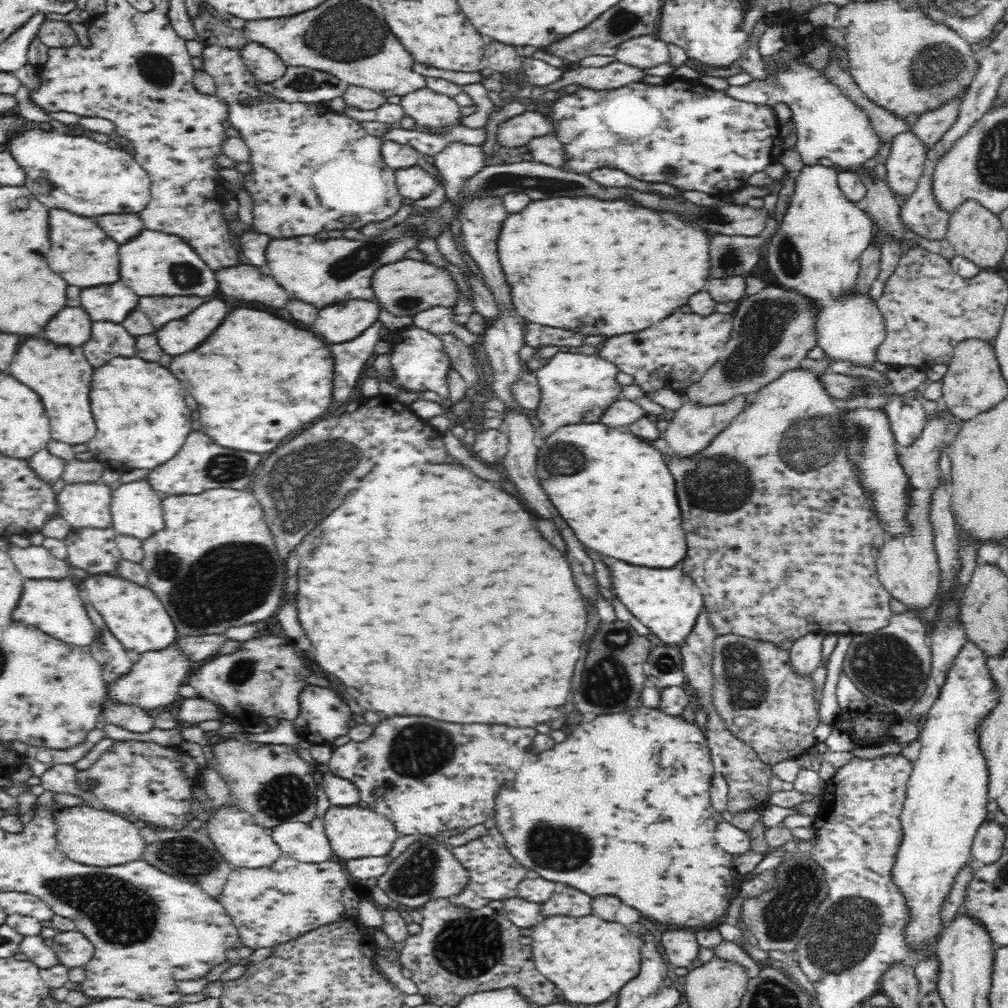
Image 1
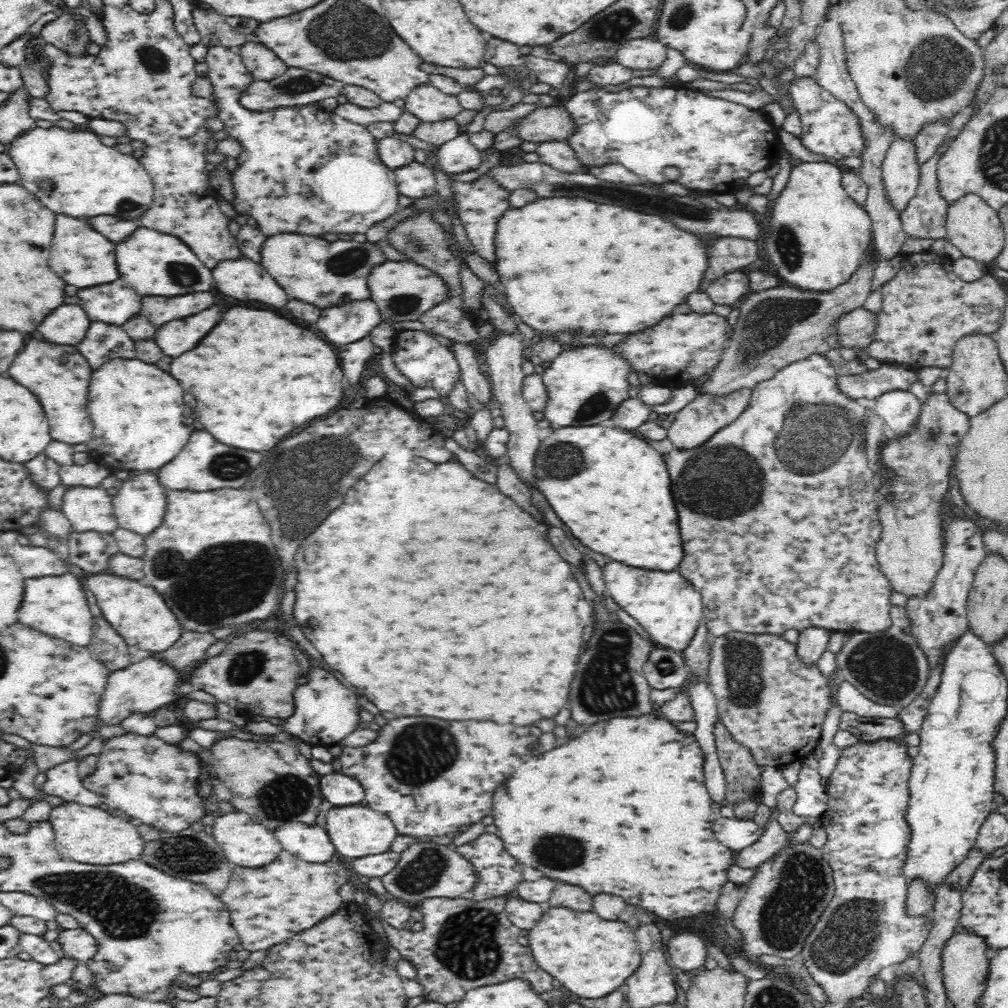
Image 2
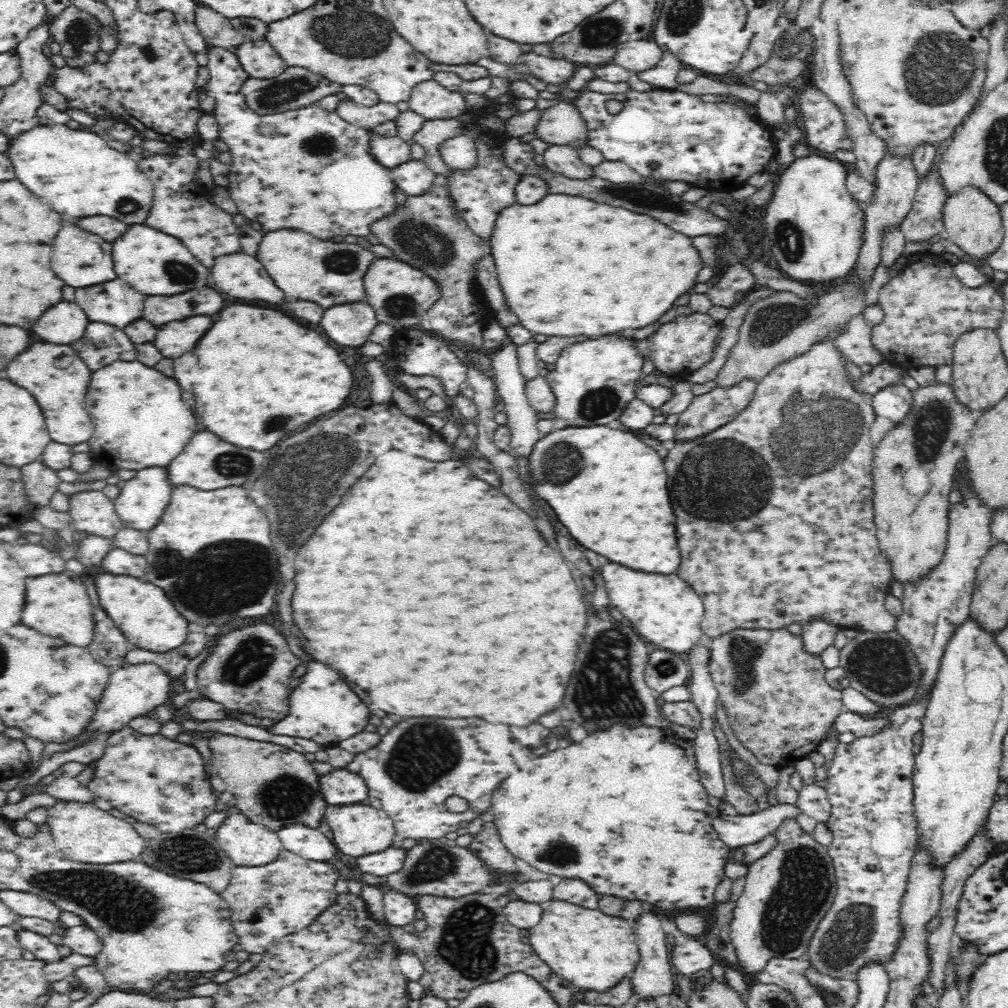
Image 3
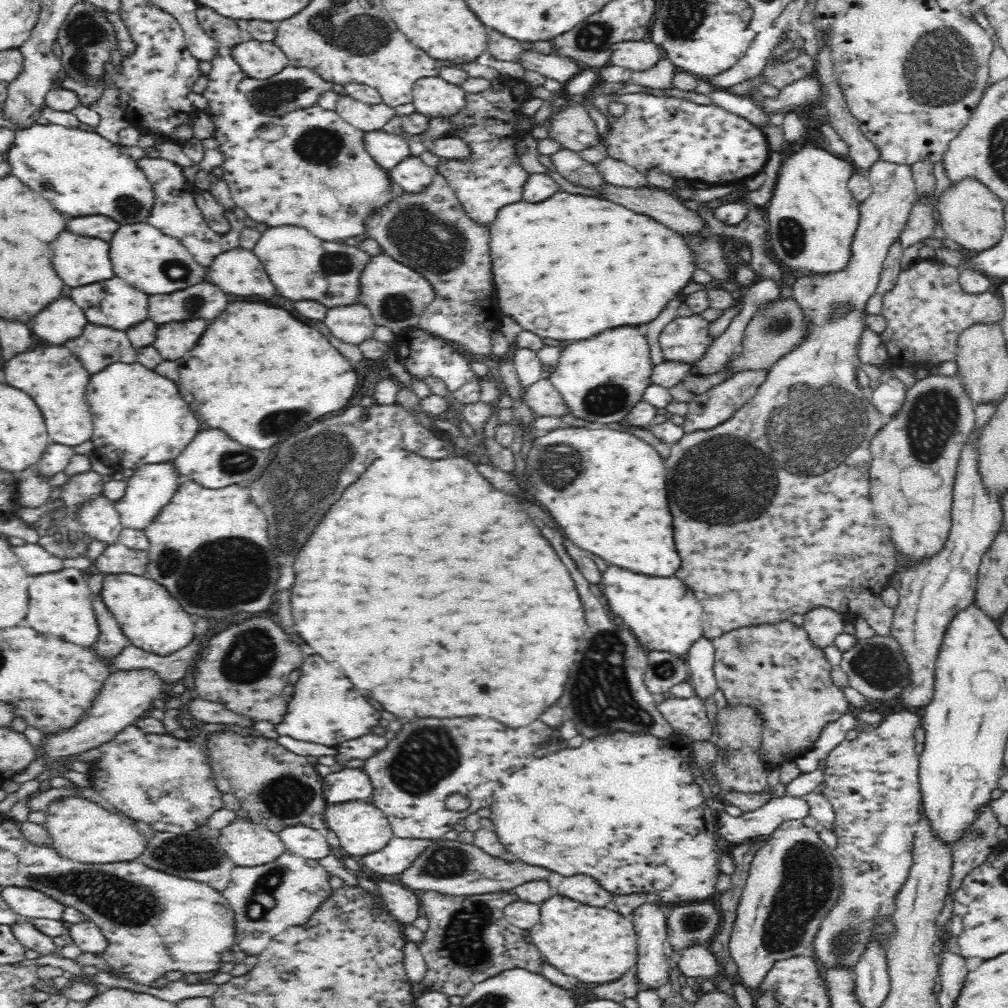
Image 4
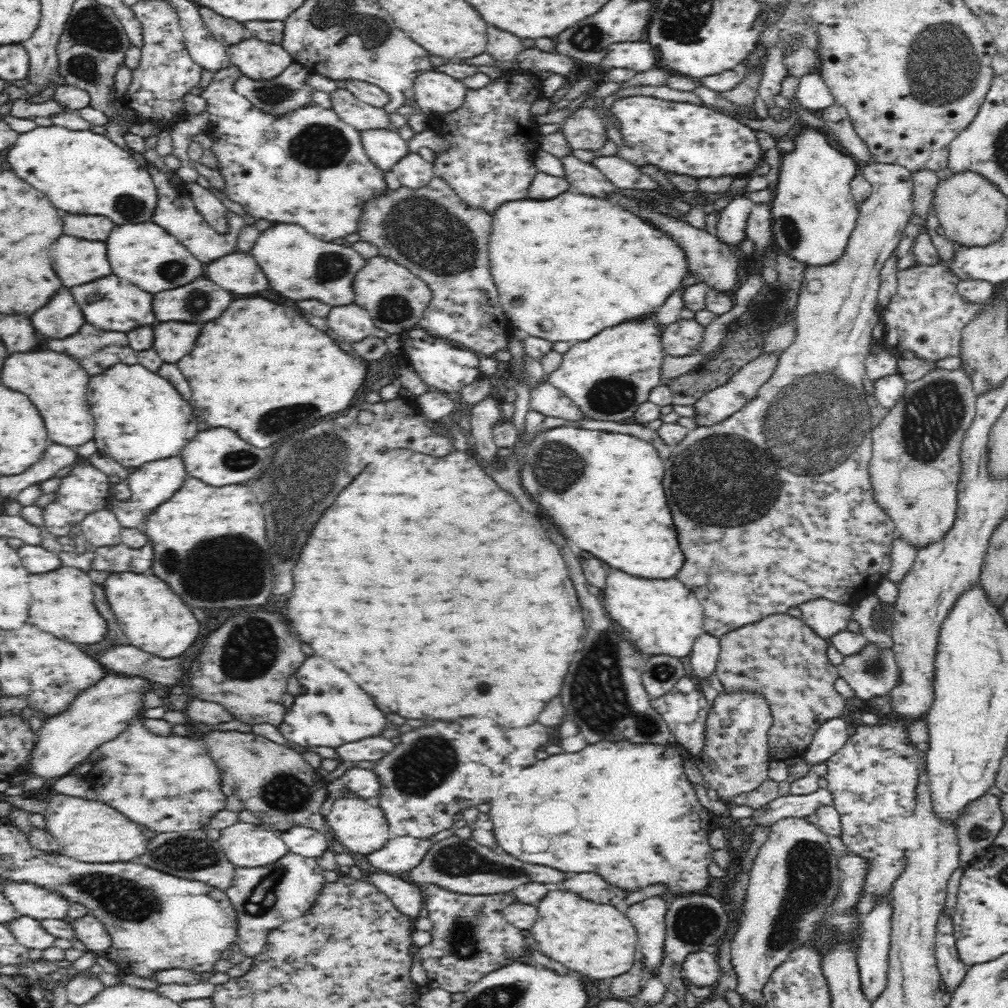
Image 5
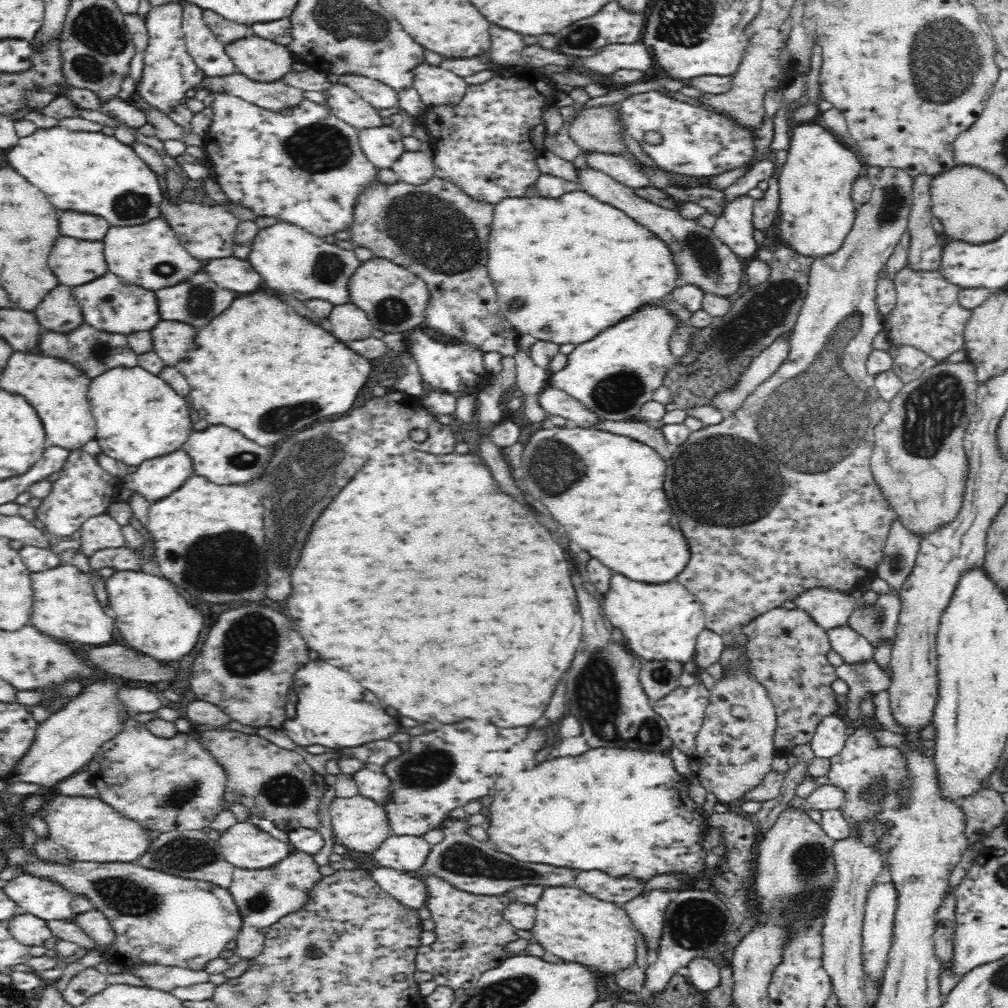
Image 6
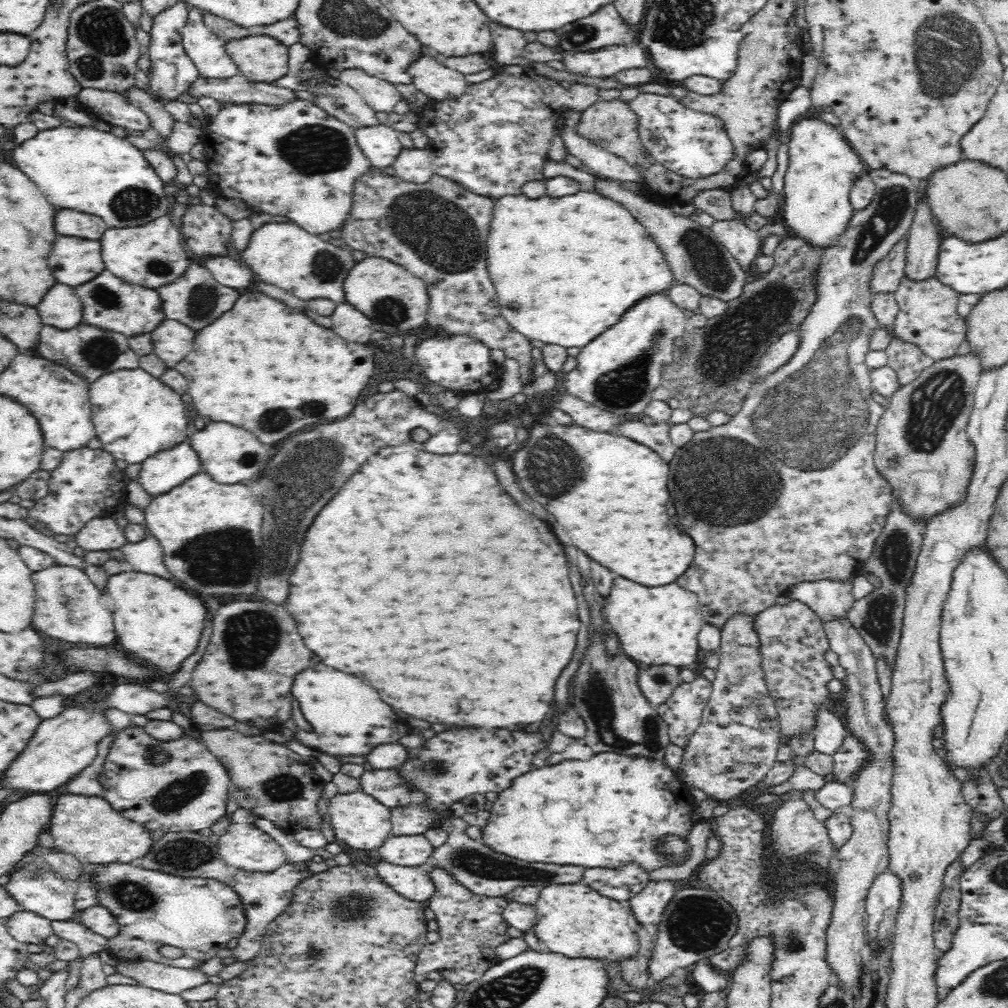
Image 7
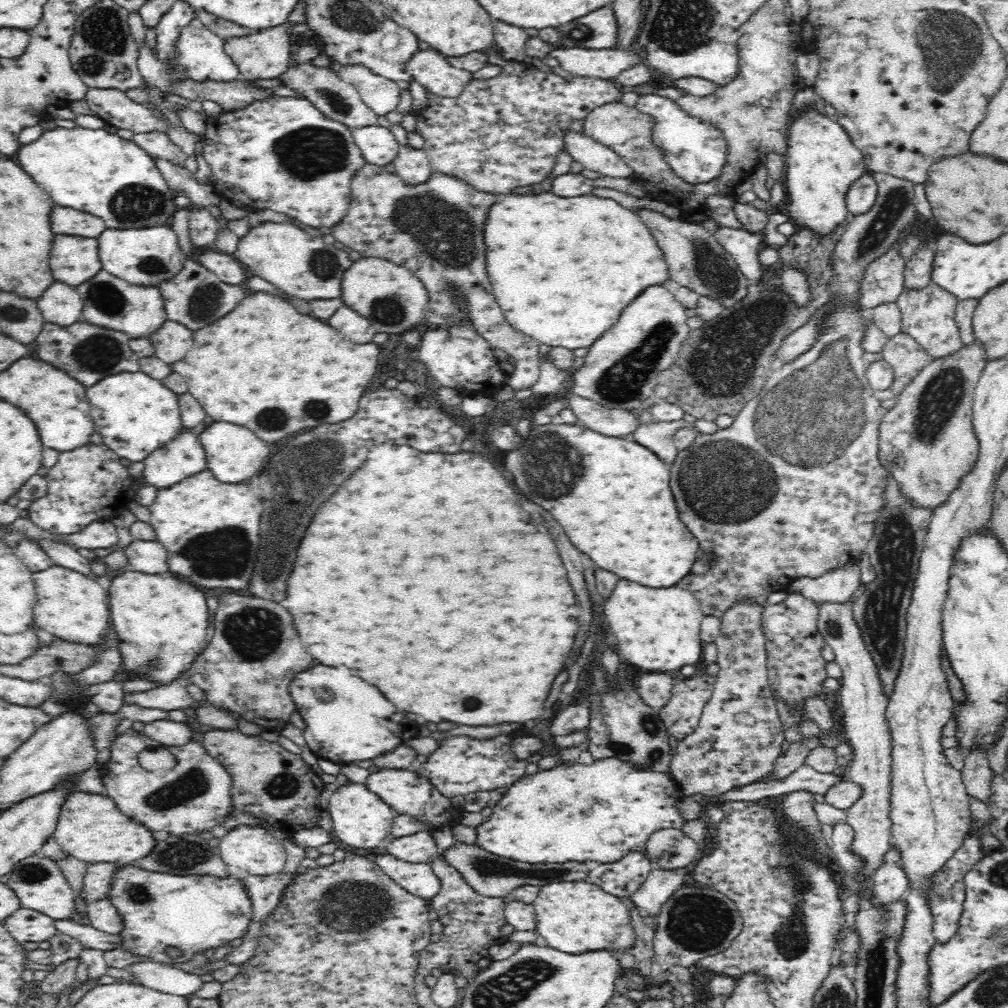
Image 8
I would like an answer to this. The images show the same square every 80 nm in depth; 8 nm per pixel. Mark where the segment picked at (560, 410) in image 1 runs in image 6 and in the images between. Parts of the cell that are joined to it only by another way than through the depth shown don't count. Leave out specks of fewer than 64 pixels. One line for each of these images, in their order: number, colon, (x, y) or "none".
2: (584, 386)
3: (592, 381)
4: (599, 379)
5: (607, 376)
6: (613, 374)

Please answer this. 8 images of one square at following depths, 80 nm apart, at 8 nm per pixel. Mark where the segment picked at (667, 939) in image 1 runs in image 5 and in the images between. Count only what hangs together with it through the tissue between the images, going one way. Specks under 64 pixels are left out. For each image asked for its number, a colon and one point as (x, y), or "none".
2: (686, 951)
3: (690, 957)
4: (695, 960)
5: (700, 968)

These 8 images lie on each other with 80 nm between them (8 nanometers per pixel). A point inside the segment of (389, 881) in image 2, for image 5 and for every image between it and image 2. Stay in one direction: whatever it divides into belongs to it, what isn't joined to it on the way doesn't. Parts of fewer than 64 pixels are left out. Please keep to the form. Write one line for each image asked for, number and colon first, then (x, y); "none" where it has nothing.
3: (439, 867)
4: (449, 867)
5: (458, 865)

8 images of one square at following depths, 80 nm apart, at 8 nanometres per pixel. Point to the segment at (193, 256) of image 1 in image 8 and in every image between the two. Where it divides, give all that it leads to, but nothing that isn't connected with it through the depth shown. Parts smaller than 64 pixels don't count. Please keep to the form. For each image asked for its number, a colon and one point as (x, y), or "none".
2: (154, 264)
3: (154, 263)
4: (138, 252)
5: (146, 256)
6: (150, 255)
7: (150, 255)
8: (147, 256)

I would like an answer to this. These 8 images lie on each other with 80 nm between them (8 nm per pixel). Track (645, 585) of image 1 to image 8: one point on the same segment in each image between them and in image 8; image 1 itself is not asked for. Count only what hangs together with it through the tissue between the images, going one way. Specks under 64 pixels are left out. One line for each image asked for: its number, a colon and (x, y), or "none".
2: (666, 605)
3: (662, 608)
4: (665, 615)
5: (663, 616)
6: (662, 620)
7: (659, 625)
8: (656, 629)

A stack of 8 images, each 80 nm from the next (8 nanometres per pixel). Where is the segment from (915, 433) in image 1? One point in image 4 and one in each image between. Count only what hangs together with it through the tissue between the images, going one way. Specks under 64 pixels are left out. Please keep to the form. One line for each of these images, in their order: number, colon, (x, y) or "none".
2: (901, 410)
3: (894, 402)
4: (888, 397)

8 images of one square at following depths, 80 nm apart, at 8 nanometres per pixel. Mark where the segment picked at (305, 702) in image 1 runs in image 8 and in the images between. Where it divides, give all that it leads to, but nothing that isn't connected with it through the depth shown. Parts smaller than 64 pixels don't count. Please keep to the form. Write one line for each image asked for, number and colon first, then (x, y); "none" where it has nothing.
2: (325, 710)
3: (323, 709)
4: (324, 709)
5: (331, 710)
6: (333, 710)
7: (345, 715)
8: (346, 719)

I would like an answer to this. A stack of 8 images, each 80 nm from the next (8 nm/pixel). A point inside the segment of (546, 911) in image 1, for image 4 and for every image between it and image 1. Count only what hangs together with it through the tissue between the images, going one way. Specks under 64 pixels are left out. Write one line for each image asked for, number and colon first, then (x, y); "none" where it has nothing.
2: (570, 897)
3: (571, 890)
4: (582, 889)

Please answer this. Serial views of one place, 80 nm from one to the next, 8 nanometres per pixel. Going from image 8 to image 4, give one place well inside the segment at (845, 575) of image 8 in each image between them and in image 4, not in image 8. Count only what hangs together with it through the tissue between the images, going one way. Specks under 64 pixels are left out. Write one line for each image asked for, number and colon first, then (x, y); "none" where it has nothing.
4: (822, 625)
5: (825, 618)
6: (829, 609)
7: (829, 600)

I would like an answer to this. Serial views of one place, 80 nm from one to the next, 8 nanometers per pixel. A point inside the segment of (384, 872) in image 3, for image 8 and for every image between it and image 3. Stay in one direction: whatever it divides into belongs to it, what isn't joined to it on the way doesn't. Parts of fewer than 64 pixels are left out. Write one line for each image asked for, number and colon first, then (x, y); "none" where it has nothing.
4: (394, 858)
5: (400, 854)
6: (405, 853)
7: (414, 850)
8: (418, 848)

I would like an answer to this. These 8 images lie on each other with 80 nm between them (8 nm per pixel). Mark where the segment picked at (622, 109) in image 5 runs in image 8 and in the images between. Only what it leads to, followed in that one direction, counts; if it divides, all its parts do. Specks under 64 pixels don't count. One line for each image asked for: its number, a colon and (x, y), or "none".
6: (698, 142)
7: (691, 143)
8: (696, 150)

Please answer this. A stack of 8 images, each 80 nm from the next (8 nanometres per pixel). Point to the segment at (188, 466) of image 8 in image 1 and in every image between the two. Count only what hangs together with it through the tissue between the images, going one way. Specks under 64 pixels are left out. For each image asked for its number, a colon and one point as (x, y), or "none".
1: (136, 511)
2: (139, 505)
3: (142, 501)
4: (152, 486)
5: (152, 484)
6: (155, 479)
7: (159, 474)

